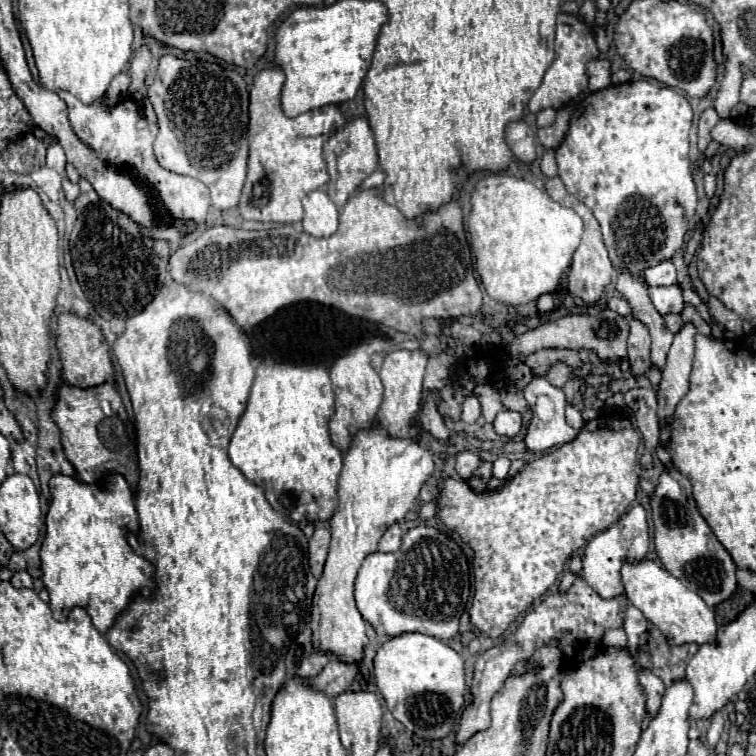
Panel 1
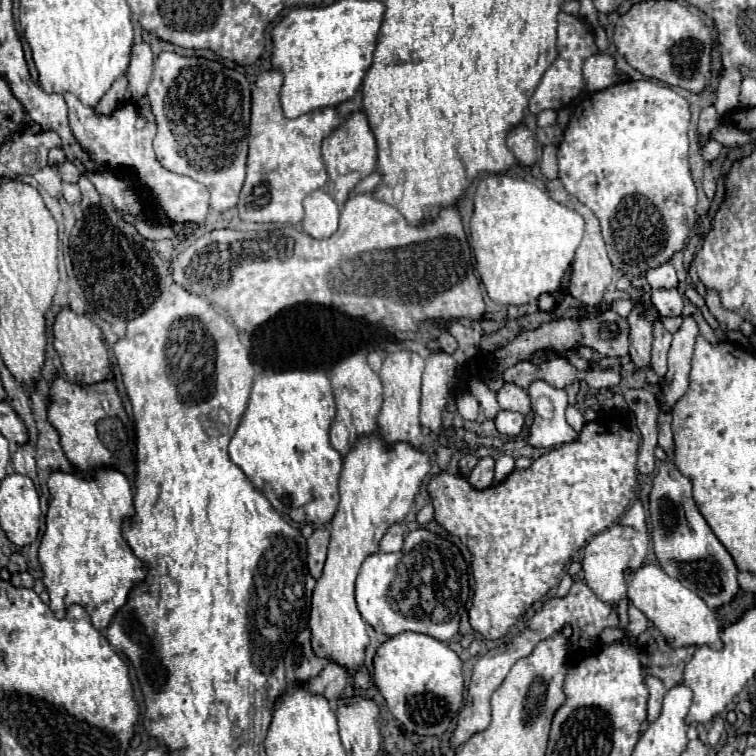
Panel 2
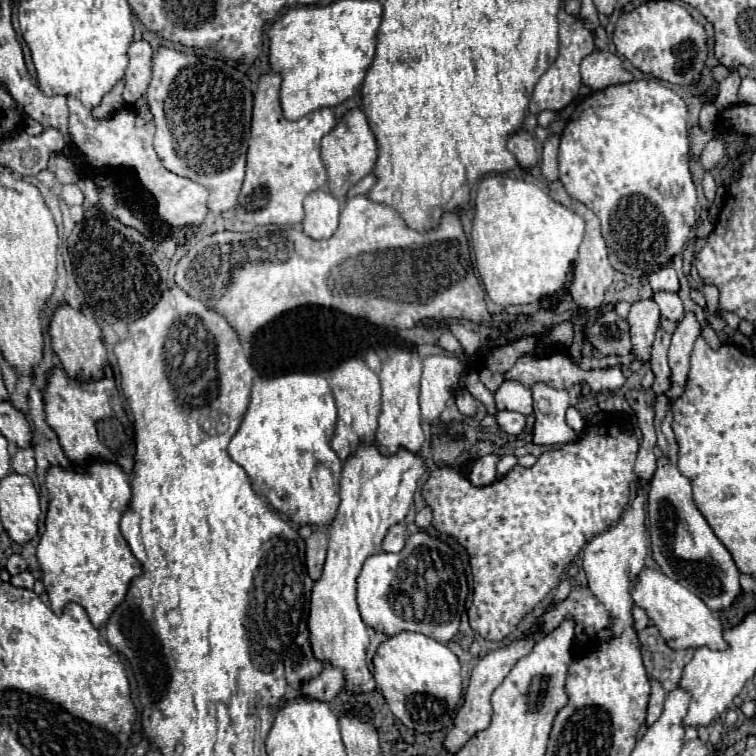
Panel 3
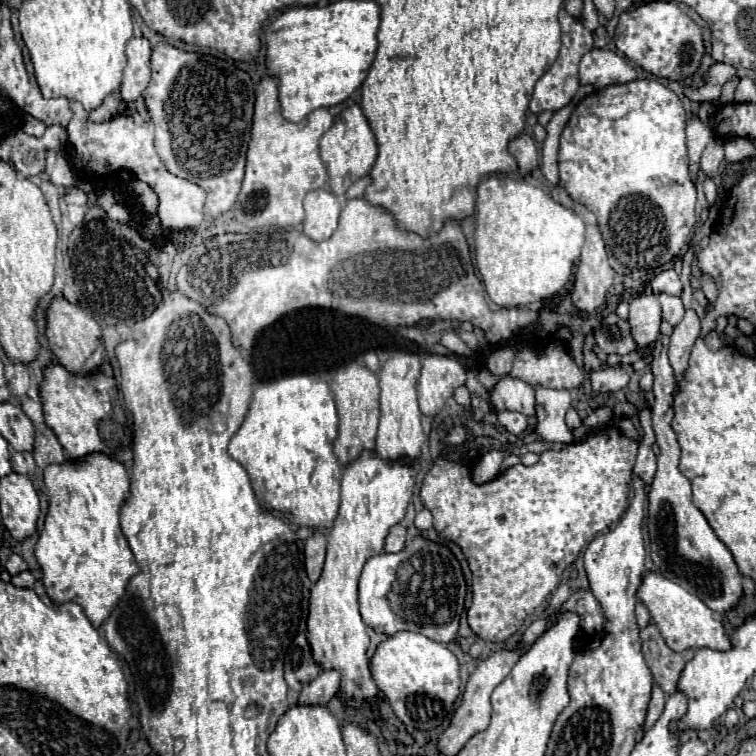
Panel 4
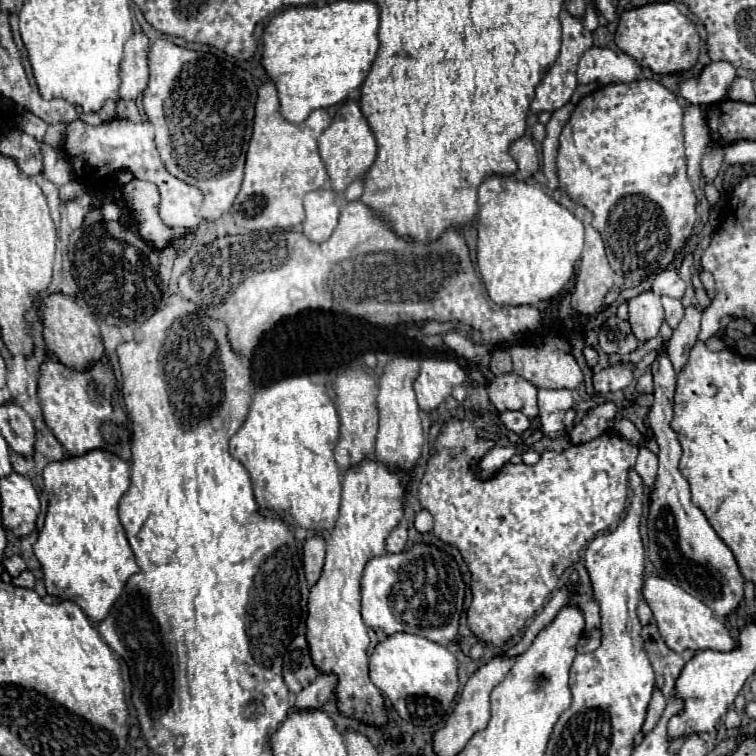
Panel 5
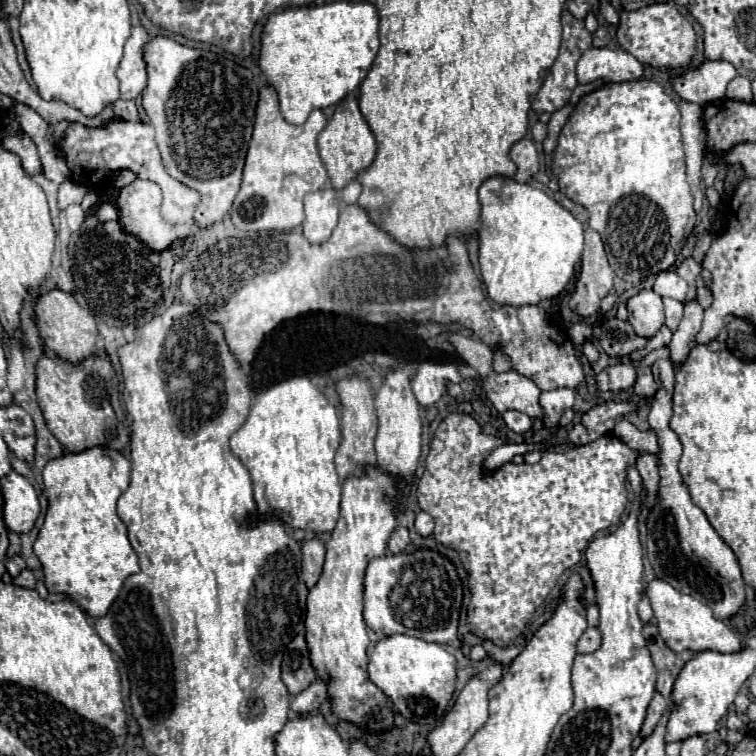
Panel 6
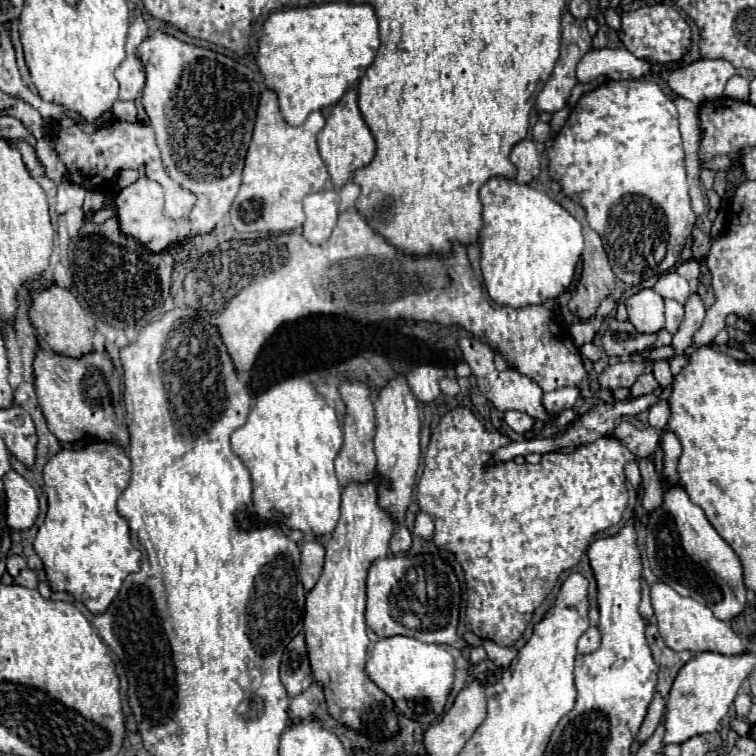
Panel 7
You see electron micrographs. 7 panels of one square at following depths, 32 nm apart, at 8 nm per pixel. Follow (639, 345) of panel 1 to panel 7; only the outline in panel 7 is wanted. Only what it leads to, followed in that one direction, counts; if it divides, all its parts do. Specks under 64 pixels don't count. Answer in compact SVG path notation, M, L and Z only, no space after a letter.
M644 288L626 300L628 318L640 334L656 334L664 328L664 300L650 288Z

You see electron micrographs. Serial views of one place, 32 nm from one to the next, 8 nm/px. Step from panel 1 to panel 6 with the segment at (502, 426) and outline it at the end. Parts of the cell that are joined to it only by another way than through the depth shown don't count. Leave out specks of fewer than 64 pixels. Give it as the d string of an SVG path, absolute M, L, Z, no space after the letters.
M510 410L510 412L504 412L502 418L504 418L506 426L508 426L510 430L514 430L516 434L524 434L524 432L532 426L532 424L530 424L530 418L528 418L526 414L522 414L522 412Z

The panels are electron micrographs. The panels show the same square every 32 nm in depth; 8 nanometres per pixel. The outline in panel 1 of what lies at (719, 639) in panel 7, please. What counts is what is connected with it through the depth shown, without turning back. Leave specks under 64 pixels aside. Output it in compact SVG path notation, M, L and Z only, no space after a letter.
M644 558L640 562L624 562L620 572L622 572L622 584L628 602L634 604L646 616L646 620L650 620L656 628L660 628L670 644L714 642L716 638L714 612L704 604L704 600L696 592L688 590L664 566Z

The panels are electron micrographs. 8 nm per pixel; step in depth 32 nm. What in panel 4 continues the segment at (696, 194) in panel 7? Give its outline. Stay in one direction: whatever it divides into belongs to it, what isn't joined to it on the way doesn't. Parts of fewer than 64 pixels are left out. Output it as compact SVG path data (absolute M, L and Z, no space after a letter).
M690 118L686 126L686 142L688 142L688 158L690 158L690 174L692 180L696 178L698 166L700 166L700 156L710 140L714 140L716 134L712 128L704 126L698 118Z

